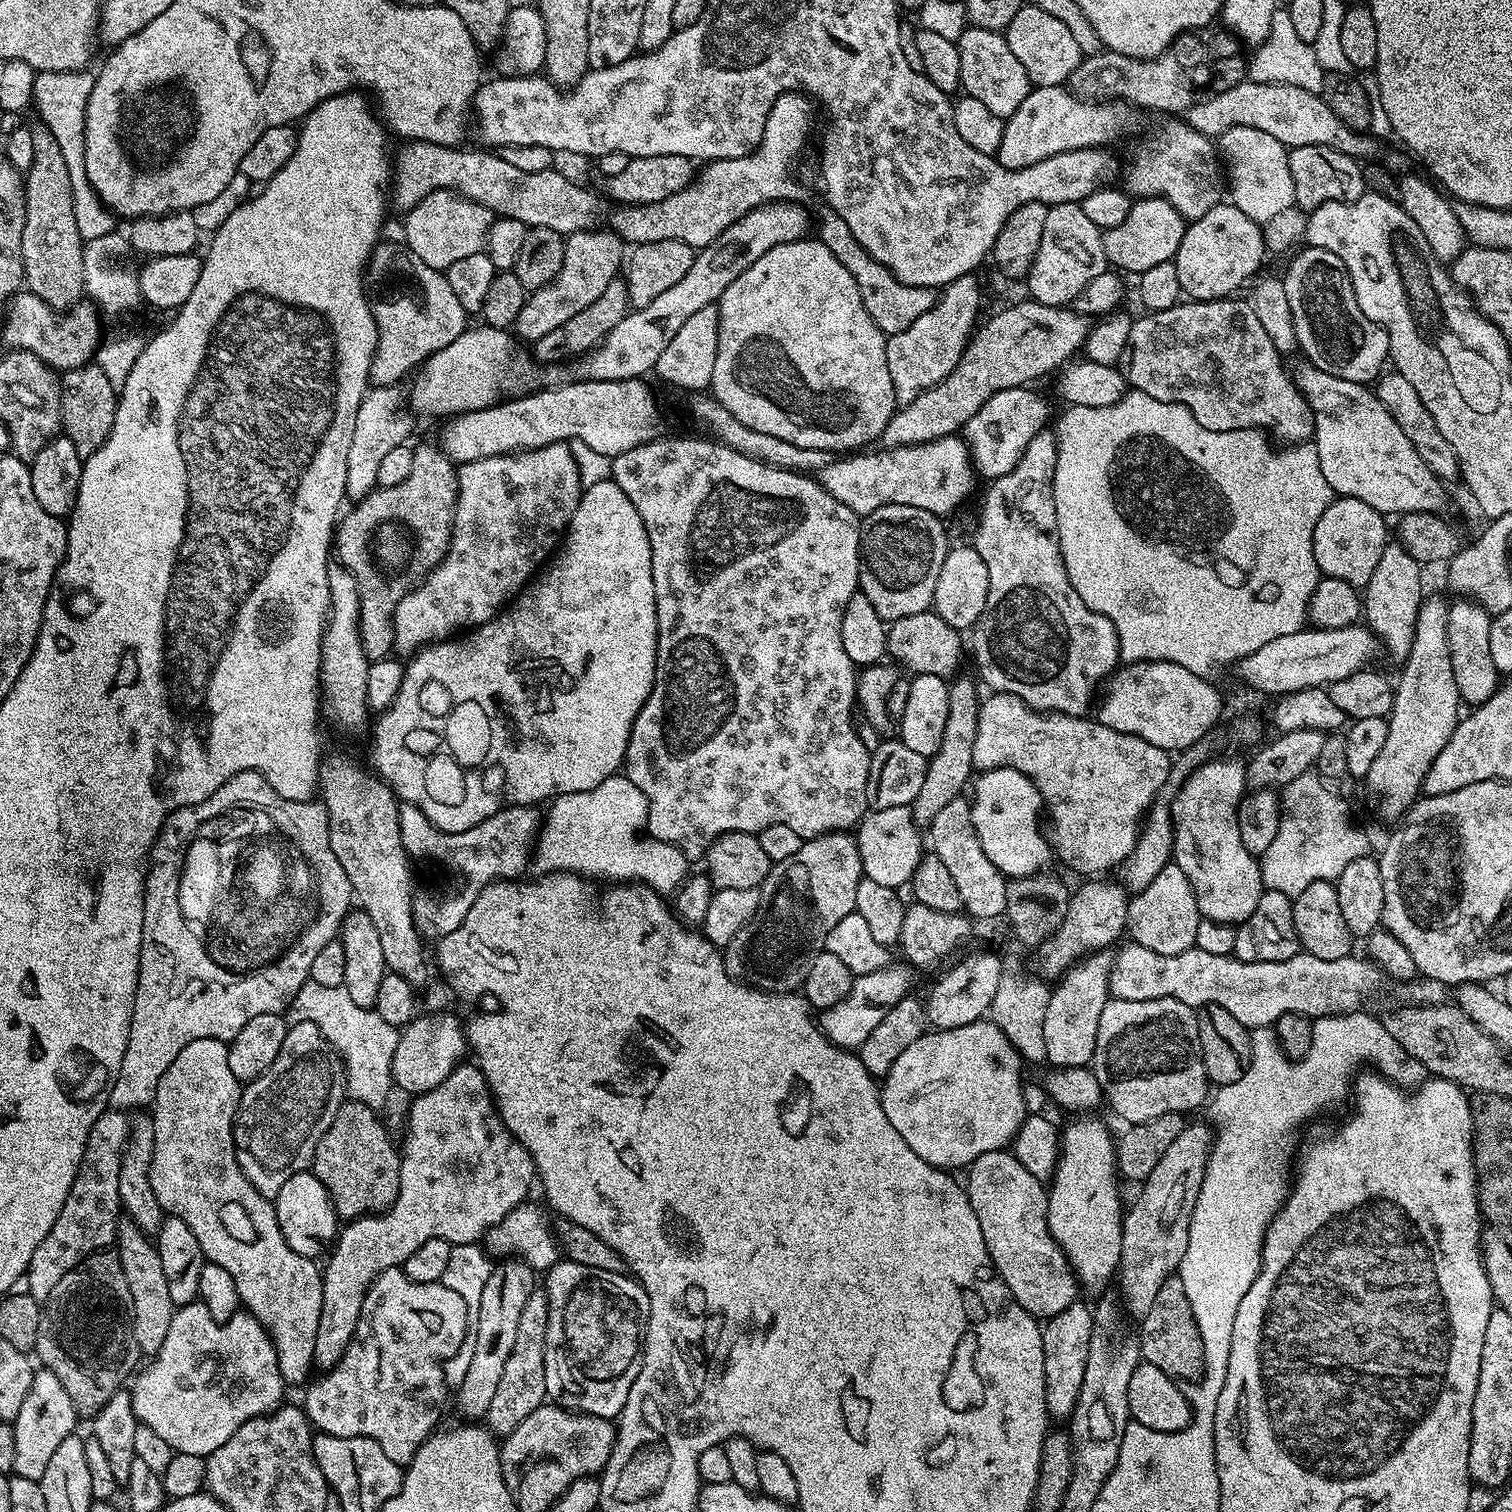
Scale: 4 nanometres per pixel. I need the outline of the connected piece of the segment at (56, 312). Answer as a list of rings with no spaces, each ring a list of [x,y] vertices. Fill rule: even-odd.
[[[21,290],[8,301],[4,312],[4,348],[29,352],[61,373],[80,368],[95,357],[102,343],[100,336],[101,313],[96,304],[81,302],[67,310],[51,308],[33,292]]]

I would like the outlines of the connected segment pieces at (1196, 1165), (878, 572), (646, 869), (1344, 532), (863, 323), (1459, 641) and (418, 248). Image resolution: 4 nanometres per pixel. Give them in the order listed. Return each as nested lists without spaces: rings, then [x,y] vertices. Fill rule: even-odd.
[[[1185,1123],[1182,1134],[1174,1138],[1174,1143],[1162,1154],[1162,1162],[1150,1170],[1150,1174],[1139,1185],[1140,1193],[1132,1205],[1127,1205],[1123,1213],[1122,1254],[1118,1269],[1122,1308],[1125,1313],[1133,1316],[1136,1322],[1150,1314],[1150,1306],[1154,1306],[1154,1298],[1158,1298],[1158,1290],[1162,1290],[1162,1282],[1179,1269],[1182,1254],[1186,1254],[1186,1242],[1190,1242],[1190,1218],[1194,1214],[1194,1202],[1198,1202],[1198,1190],[1202,1190],[1202,1178],[1206,1176],[1206,1162],[1212,1147],[1214,1132],[1207,1123]]]
[[[887,504],[863,517],[860,525],[860,586],[859,591],[870,598],[874,610],[885,622],[898,618],[910,618],[910,614],[922,614],[932,608],[934,586],[938,586],[938,570],[950,547],[945,521],[930,514],[930,510],[918,510],[918,506]]]
[[[627,774],[606,778],[594,790],[557,796],[550,807],[534,841],[530,861],[537,877],[570,872],[581,878],[597,876],[612,880],[608,882],[635,882],[661,894],[672,894],[689,875],[689,857],[648,832],[648,803]]]
[[[1341,496],[1333,499],[1322,518],[1318,518],[1318,526],[1314,526],[1314,558],[1321,573],[1338,578],[1357,590],[1365,589],[1384,548],[1390,543],[1390,528],[1384,525],[1384,520],[1382,513],[1358,498]]]
[[[805,238],[786,242],[782,246],[774,246],[774,250],[766,250],[754,266],[742,270],[730,286],[720,295],[718,301],[720,317],[718,318],[718,354],[714,358],[714,378],[710,389],[711,395],[742,422],[742,426],[750,426],[750,430],[758,430],[758,434],[771,434],[774,438],[782,438],[782,442],[790,442],[794,446],[813,448],[833,454],[848,454],[853,450],[863,449],[873,440],[879,441],[886,430],[893,412],[898,405],[894,394],[894,382],[890,382],[890,366],[886,362],[886,334],[866,314],[866,306],[862,306],[862,294],[858,294],[858,282],[830,250],[818,238]]]
[[[1460,598],[1455,602],[1448,605],[1450,663],[1453,666],[1454,679],[1458,684],[1461,701],[1468,706],[1479,706],[1485,704],[1498,687],[1498,673],[1494,666],[1494,658],[1490,658],[1492,616],[1481,604],[1476,604],[1470,599]]]
[[[445,190],[426,194],[426,198],[422,198],[422,202],[418,202],[418,206],[411,208],[403,217],[403,243],[409,252],[422,258],[426,266],[447,270],[461,258],[470,258],[470,254],[485,251],[493,219],[490,209],[457,192]]]

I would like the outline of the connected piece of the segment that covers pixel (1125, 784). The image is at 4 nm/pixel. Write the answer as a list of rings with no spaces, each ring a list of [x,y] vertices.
[[[992,692],[989,697],[989,700],[985,699],[980,705],[977,733],[974,737],[973,769],[1013,768],[1026,774],[1026,778],[1030,778],[1034,782],[1034,786],[1038,786],[1044,799],[1047,823],[1048,820],[1052,823],[1050,843],[1055,859],[1061,860],[1070,871],[1077,872],[1080,878],[1096,878],[1101,874],[1108,874],[1111,868],[1112,871],[1119,869],[1126,857],[1134,850],[1144,818],[1148,815],[1148,809],[1156,803],[1158,797],[1163,793],[1160,791],[1166,788],[1168,784],[1168,775],[1174,763],[1173,757],[1169,753],[1163,752],[1158,746],[1150,746],[1150,742],[1132,734],[1122,734],[1118,730],[1100,723],[1099,719],[1096,718],[1088,720],[1089,718],[1084,716],[1062,716],[1059,712],[1037,712],[1036,709],[1023,704],[1017,696],[1011,696],[1005,692]]]

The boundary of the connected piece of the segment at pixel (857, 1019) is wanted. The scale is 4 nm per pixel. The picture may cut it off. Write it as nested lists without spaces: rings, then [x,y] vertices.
[[[890,962],[882,970],[876,970],[870,974],[862,974],[855,977],[850,986],[850,994],[838,1002],[838,1006],[830,1006],[823,1009],[818,1016],[818,1027],[832,1043],[845,1050],[858,1050],[874,1034],[878,1022],[898,1006],[910,995],[912,989],[913,969],[907,963]]]

